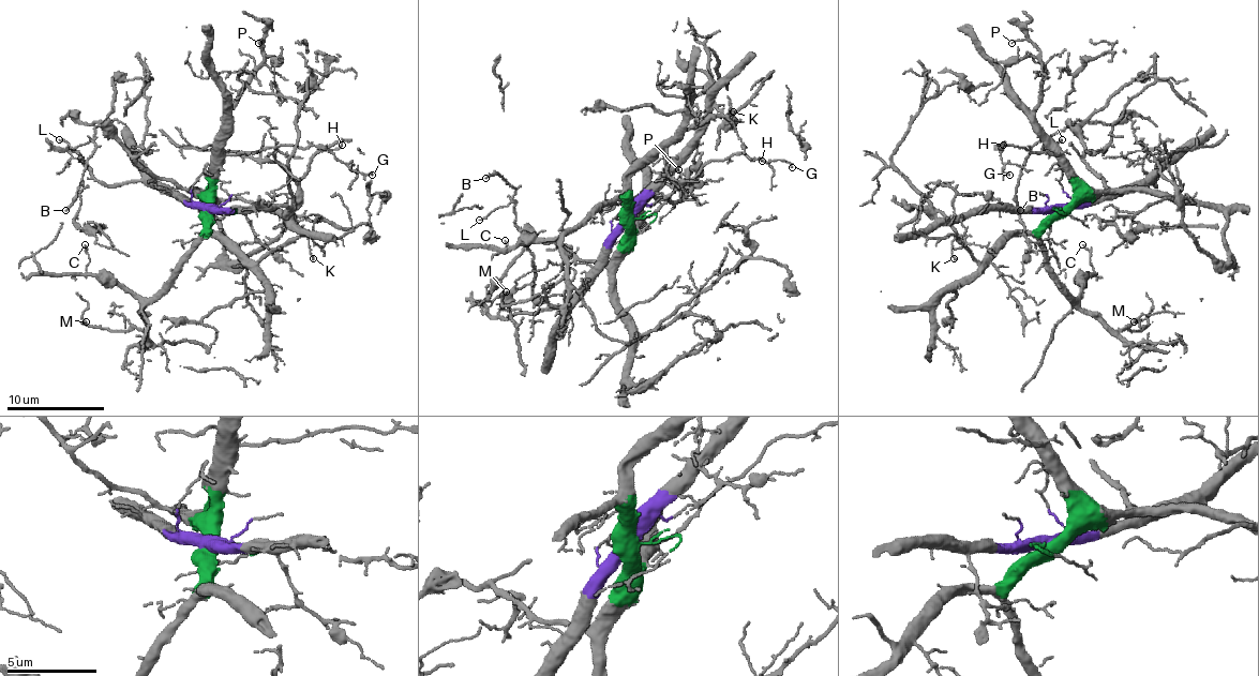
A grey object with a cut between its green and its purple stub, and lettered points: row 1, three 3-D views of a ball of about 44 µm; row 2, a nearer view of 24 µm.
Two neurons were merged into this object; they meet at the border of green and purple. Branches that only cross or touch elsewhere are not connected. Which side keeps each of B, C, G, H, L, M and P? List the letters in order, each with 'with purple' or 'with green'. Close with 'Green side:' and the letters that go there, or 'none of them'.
B: with green
C: with green
G: with green
H: with green
L: with green
M: with green
P: with green
Green side: B, C, G, H, L, M, P

